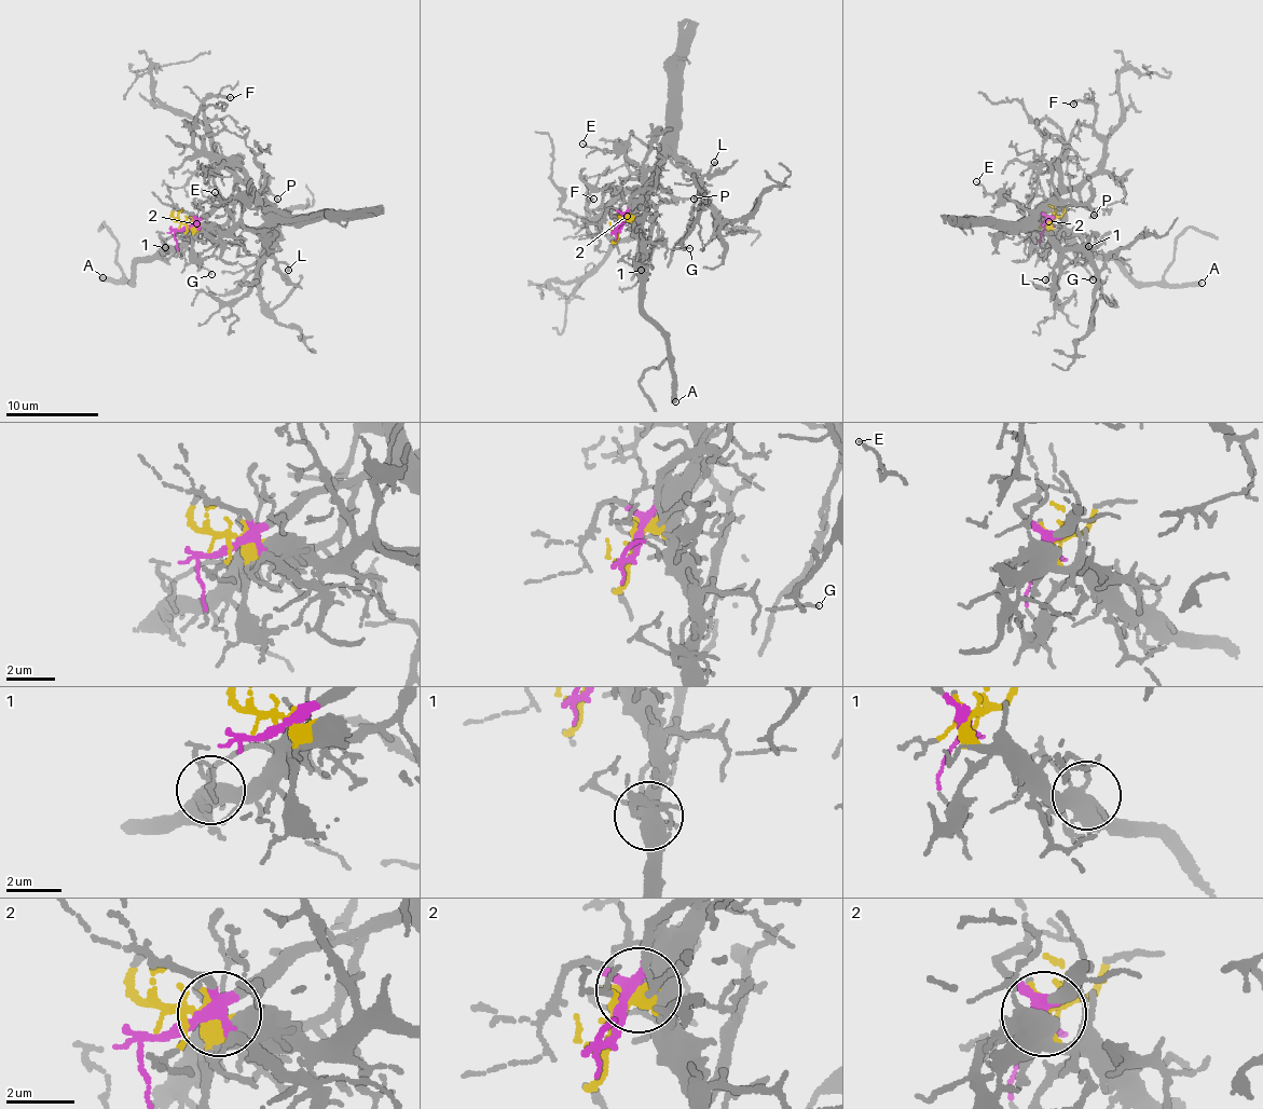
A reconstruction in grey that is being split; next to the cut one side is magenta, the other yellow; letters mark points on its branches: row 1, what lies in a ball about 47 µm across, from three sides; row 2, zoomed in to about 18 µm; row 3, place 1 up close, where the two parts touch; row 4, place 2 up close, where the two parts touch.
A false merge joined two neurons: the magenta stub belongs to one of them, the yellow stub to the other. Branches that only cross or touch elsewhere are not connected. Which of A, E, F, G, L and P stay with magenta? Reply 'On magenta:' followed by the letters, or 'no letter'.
On magenta: F, L, P

